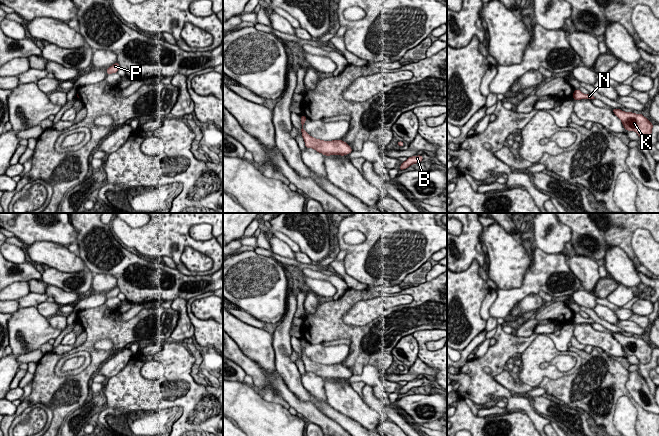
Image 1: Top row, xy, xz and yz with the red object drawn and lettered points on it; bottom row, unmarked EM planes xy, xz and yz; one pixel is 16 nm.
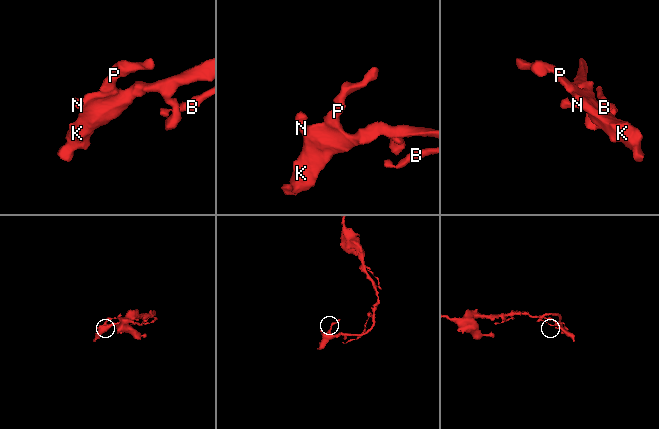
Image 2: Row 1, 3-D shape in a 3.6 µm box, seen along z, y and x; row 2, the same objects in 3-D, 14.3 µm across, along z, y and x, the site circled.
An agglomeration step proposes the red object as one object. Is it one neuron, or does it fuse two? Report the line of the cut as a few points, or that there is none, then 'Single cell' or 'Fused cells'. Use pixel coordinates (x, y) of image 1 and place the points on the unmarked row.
No split. Single cell

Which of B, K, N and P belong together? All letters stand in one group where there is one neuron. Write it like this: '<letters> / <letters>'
B K N P

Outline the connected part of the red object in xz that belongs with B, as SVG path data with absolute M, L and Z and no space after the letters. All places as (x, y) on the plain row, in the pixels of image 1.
M422 379L408 381L407 384L401 388L401 390L399 391L399 394L404 394L409 390L414 389L415 387L422 386L422 384L423 384Z

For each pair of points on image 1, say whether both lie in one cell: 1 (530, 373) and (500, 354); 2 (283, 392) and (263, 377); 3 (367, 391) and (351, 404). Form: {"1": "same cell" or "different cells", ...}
{"1": "different cells", "2": "same cell", "3": "different cells"}

